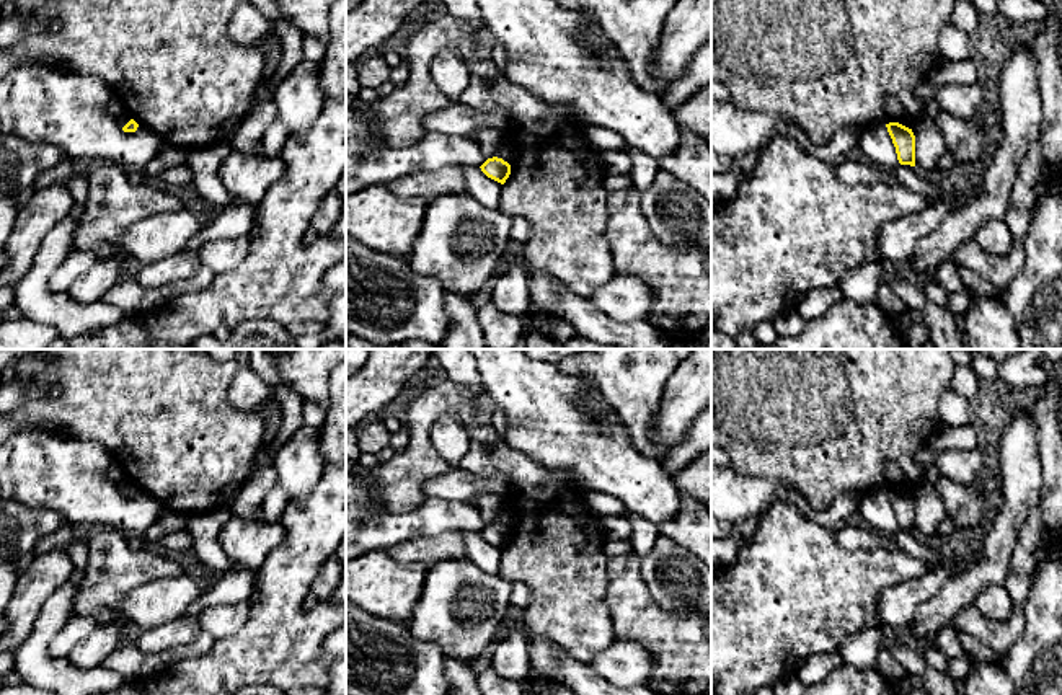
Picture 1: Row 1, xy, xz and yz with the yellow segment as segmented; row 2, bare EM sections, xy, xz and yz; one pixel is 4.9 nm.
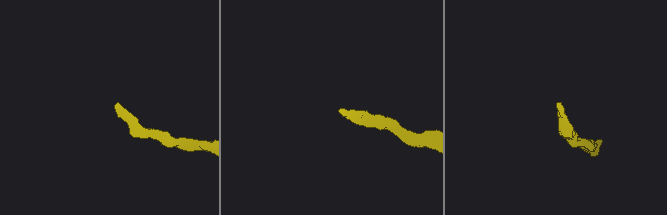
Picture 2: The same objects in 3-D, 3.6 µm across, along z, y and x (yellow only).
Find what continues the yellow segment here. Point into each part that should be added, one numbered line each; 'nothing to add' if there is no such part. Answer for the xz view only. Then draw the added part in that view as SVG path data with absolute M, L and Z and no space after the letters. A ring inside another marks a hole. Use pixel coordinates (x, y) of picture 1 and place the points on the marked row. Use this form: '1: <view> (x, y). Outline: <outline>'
nothing to add

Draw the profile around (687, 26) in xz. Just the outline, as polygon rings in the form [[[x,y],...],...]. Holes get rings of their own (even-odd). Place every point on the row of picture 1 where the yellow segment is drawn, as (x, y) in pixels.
[[[679,0],[669,11],[651,64],[662,80],[659,96],[687,70],[693,54],[711,39],[711,0]]]

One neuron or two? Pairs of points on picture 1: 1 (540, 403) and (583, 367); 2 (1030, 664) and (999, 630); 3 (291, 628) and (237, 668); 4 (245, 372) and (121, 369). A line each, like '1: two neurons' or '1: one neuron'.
1: two neurons
2: two neurons
3: one neuron
4: two neurons

